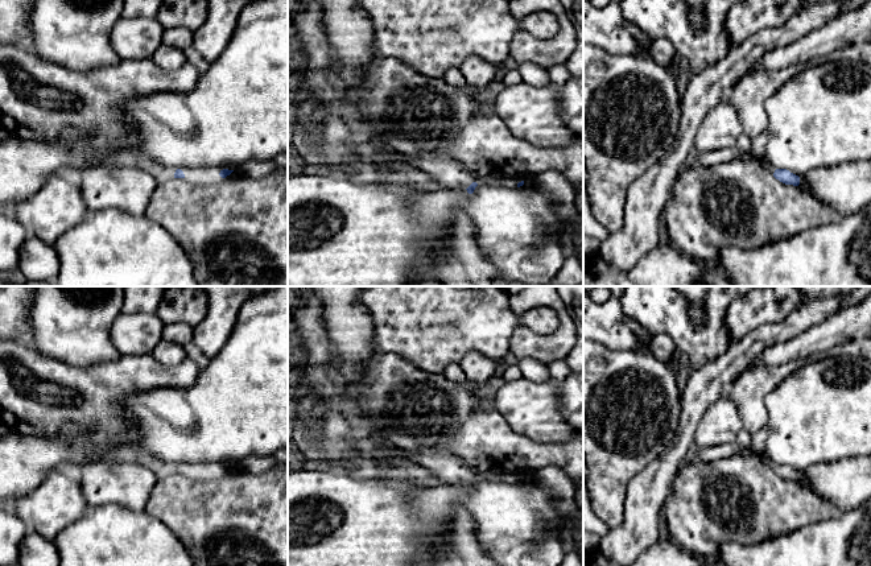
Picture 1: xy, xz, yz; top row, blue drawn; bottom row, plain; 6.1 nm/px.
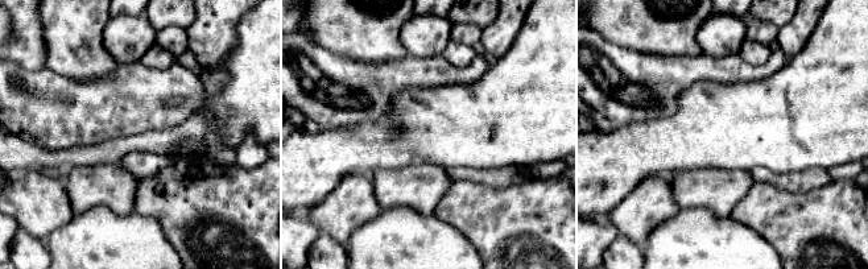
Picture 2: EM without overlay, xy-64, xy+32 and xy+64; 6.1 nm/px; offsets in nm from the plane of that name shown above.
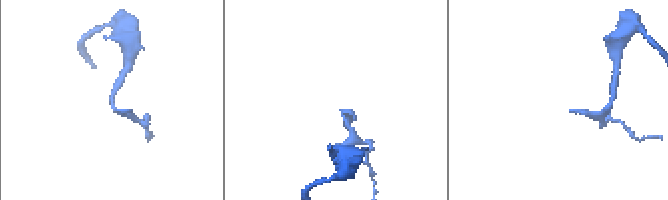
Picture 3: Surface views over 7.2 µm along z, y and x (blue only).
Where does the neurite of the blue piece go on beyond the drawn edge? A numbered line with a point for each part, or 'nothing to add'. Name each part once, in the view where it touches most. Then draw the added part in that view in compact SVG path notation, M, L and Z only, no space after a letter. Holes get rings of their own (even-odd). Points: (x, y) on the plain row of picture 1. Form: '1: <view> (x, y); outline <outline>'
1: xz (446, 466); outline M437 449L433 454L404 451L404 455L414 463L428 468L436 478L446 483L467 484L472 478L476 478L478 482L501 480L516 483L517 479L523 476L520 474L498 471L475 474L465 464L462 458L445 449Z

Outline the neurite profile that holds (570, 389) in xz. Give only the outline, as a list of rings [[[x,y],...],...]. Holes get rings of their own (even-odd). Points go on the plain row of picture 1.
[[[570,372],[557,383],[560,408],[567,422],[583,434],[583,372]]]

